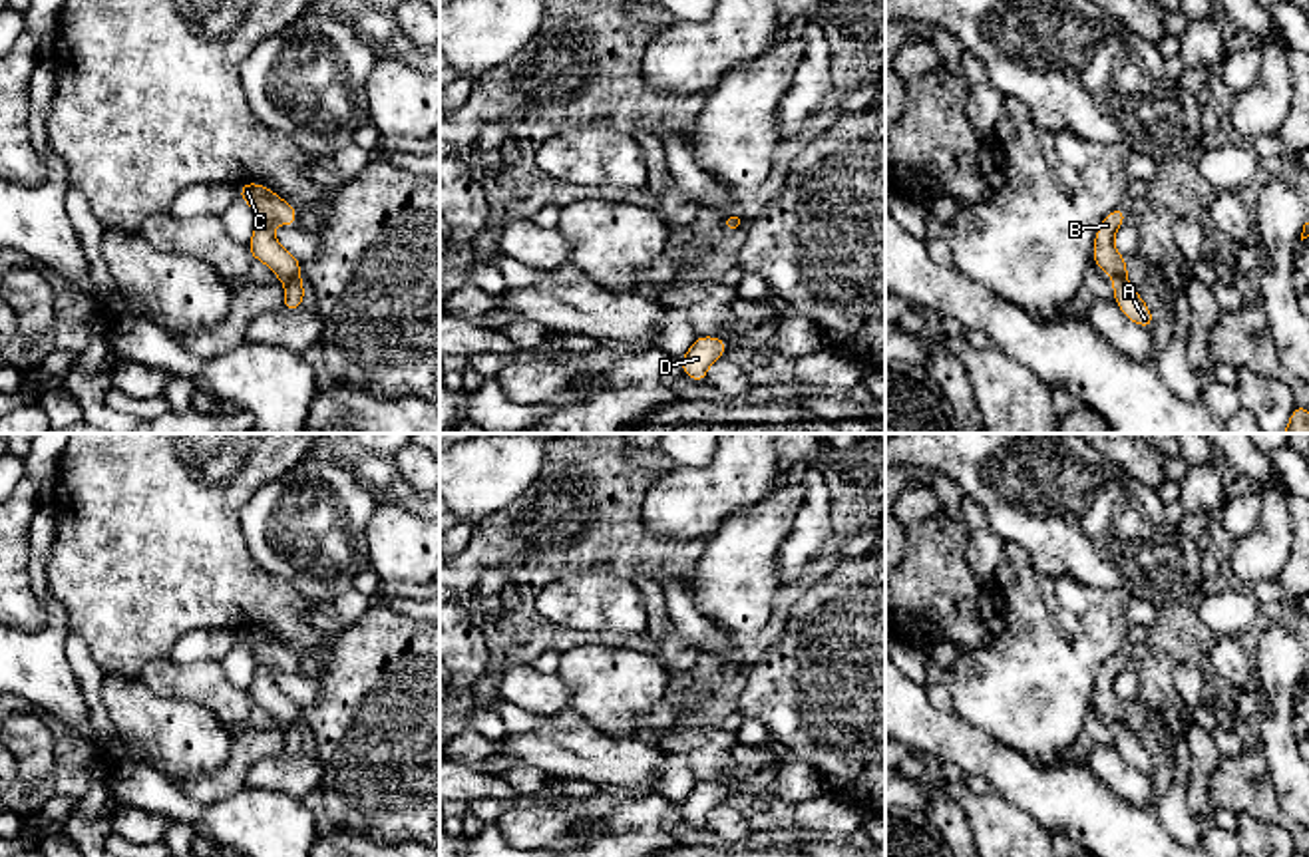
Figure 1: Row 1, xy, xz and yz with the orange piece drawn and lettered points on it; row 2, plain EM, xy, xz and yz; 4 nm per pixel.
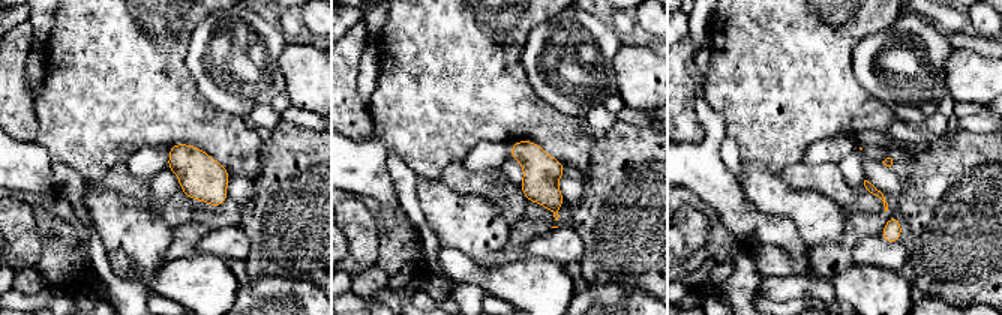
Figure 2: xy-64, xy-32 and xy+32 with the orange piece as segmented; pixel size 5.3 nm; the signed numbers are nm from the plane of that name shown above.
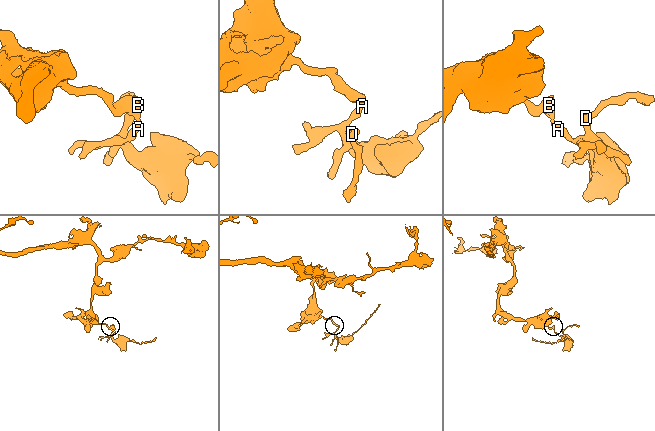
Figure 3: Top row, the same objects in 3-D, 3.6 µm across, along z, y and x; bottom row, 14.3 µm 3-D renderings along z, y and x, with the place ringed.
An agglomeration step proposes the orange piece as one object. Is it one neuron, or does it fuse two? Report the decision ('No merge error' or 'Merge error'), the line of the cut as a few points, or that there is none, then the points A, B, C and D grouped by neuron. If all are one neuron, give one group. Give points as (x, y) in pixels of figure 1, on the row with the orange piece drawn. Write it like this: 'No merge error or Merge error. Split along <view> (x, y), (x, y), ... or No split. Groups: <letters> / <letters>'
Merge error. Split along xy (299, 275), (285, 283). Groups: A D / B C

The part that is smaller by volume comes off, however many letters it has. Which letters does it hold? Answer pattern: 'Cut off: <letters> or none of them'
Cut off: A, D

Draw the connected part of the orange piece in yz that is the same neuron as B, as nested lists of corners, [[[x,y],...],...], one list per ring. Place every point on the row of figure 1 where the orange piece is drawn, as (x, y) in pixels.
[[[1122,205],[1104,215],[1092,245],[1092,262],[1112,278],[1128,276],[1128,260],[1114,249],[1114,233],[1126,223],[1126,215]]]

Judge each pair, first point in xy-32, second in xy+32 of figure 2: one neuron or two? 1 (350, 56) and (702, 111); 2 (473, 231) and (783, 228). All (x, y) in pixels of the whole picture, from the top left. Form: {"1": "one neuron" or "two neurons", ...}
{"1": "two neurons", "2": "two neurons"}

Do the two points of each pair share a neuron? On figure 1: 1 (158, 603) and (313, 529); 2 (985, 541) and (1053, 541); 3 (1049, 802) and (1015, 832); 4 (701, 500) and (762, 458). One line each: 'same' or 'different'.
1: different
2: different
3: different
4: same

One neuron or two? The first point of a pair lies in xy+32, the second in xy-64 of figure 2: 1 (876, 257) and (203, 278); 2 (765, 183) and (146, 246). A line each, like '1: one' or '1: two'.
1: two
2: one

